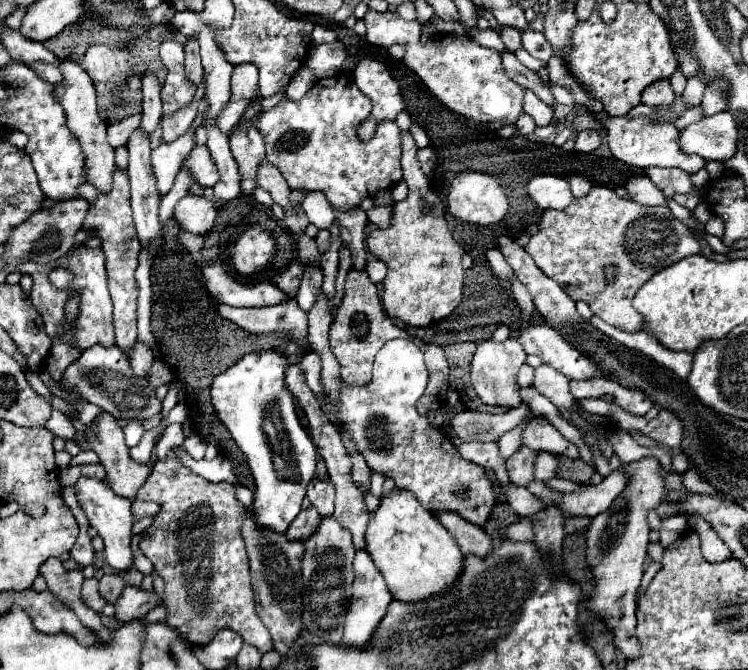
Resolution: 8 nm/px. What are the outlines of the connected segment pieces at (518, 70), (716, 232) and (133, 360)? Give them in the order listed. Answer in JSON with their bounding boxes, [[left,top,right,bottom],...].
[[502,51,556,107],[705,215,724,238],[130,341,152,379]]

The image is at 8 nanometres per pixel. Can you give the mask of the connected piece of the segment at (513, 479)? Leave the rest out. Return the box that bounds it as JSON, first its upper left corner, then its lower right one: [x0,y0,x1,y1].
[506,447,540,487]

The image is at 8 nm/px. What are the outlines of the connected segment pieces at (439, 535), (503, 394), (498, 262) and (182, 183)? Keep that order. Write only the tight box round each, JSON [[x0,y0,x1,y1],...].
[[366,489,464,603],[472,339,526,409],[486,249,514,281],[160,169,194,223]]

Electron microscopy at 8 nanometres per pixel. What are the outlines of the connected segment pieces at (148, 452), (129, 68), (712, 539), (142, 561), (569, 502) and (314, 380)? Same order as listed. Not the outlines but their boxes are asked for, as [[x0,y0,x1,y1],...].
[[130,427,162,463],[44,21,178,121],[690,517,732,563],[132,534,154,574],[558,471,628,517],[300,353,322,399]]

